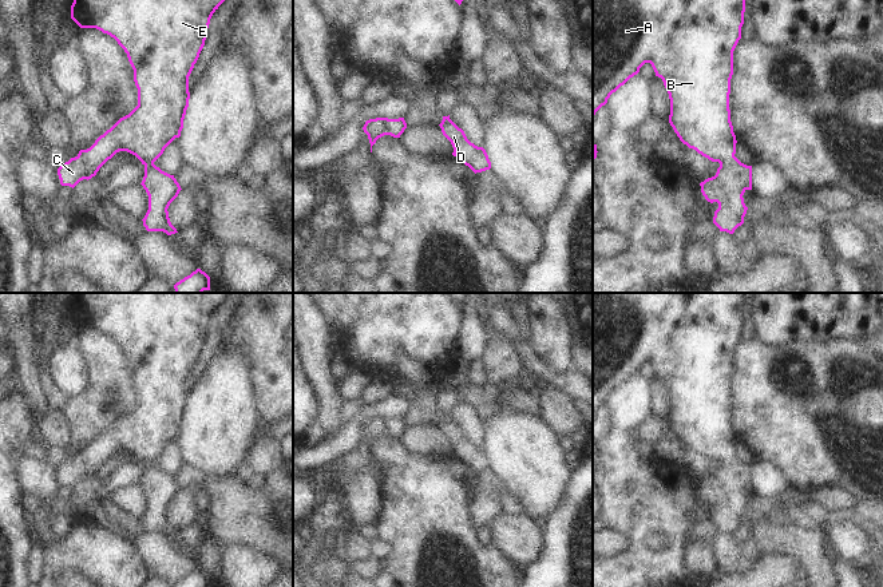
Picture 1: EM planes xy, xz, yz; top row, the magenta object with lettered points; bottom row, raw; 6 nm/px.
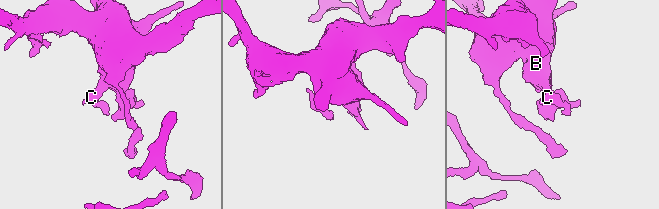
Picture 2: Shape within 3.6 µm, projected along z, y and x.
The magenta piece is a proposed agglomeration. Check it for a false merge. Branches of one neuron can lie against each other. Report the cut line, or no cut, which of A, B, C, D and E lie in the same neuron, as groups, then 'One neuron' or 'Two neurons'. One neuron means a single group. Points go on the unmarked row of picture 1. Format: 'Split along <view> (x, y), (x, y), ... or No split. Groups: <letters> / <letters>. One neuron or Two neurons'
No split. Groups: A B C D E. One neuron

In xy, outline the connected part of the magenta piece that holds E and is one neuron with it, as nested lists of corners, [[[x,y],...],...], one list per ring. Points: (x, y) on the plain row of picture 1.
[[[74,293],[71,318],[80,328],[96,328],[114,337],[127,353],[134,369],[134,381],[138,388],[138,405],[126,416],[120,417],[110,429],[100,435],[95,443],[80,449],[58,468],[62,485],[75,487],[83,479],[91,479],[99,468],[119,451],[135,455],[144,465],[142,485],[149,495],[149,509],[143,525],[147,531],[163,531],[167,535],[178,532],[169,517],[169,505],[182,489],[174,475],[162,471],[154,461],[165,448],[181,436],[183,419],[189,406],[189,376],[197,362],[207,337],[207,328],[213,313],[226,300],[229,293]]]

